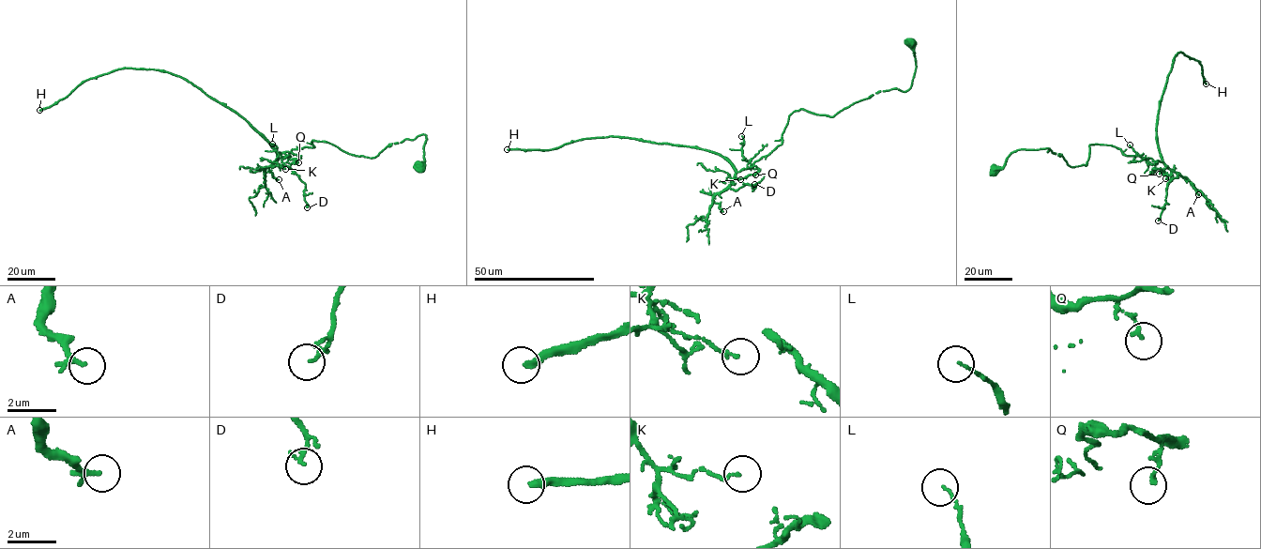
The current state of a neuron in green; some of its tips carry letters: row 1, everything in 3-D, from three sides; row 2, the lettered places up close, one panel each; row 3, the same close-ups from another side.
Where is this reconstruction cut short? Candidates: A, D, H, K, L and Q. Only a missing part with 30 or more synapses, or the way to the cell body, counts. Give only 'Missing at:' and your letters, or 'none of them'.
Missing at: H

